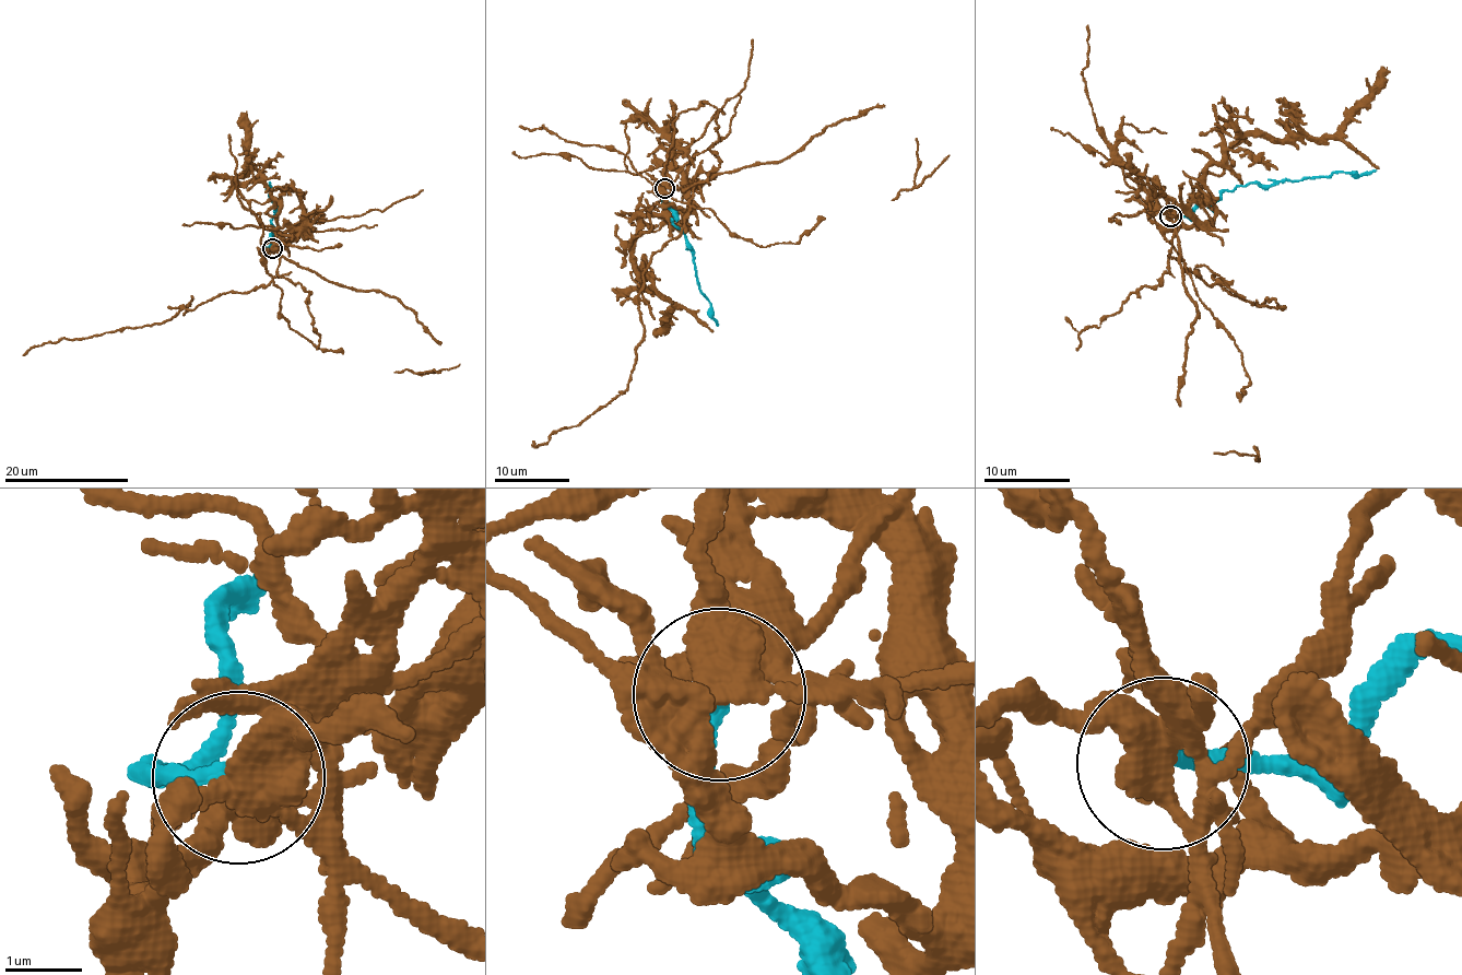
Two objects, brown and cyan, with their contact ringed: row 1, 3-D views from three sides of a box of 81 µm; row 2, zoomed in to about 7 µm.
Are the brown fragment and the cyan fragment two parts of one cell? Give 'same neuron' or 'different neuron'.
different neuron

